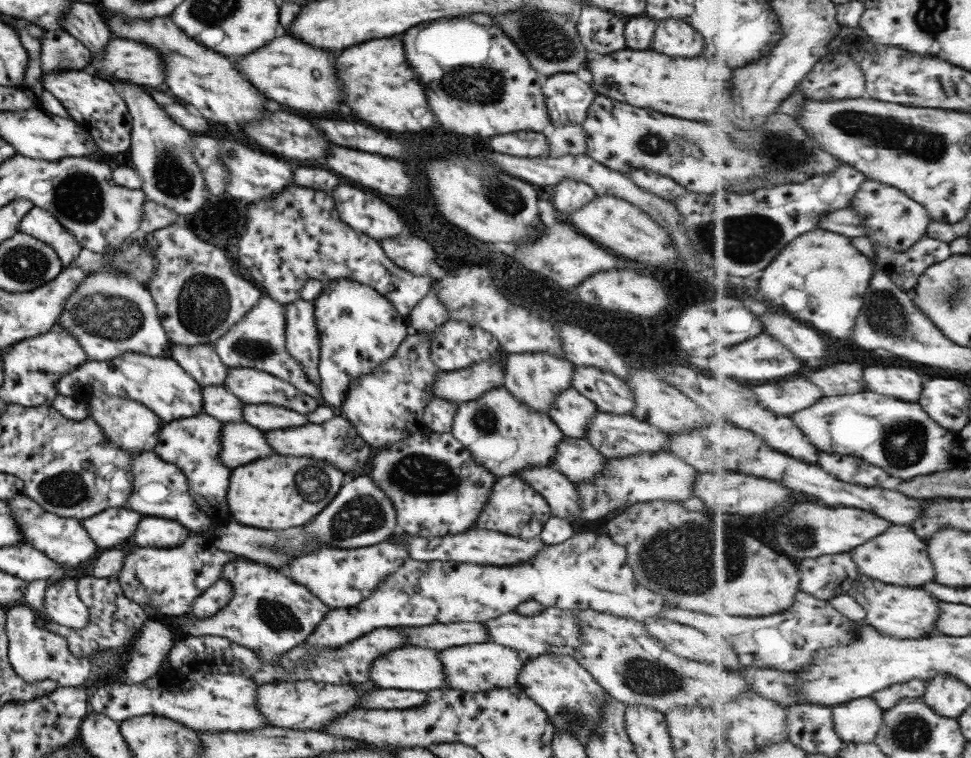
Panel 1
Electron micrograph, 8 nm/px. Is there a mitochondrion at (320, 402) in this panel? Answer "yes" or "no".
no

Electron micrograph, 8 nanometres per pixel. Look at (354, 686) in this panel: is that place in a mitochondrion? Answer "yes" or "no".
no

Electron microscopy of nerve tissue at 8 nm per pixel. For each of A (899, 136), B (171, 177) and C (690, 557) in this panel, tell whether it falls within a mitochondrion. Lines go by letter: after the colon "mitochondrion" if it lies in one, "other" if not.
A: mitochondrion
B: mitochondrion
C: mitochondrion

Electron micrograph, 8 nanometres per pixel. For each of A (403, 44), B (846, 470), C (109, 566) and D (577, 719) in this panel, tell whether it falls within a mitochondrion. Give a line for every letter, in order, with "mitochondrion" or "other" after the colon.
A: other
B: other
C: other
D: mitochondrion

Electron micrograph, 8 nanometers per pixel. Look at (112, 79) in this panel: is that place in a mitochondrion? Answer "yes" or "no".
no

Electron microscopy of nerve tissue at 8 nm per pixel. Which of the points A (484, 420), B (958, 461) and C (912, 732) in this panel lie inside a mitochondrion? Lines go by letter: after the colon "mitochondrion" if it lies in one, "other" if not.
A: mitochondrion
B: other
C: mitochondrion

